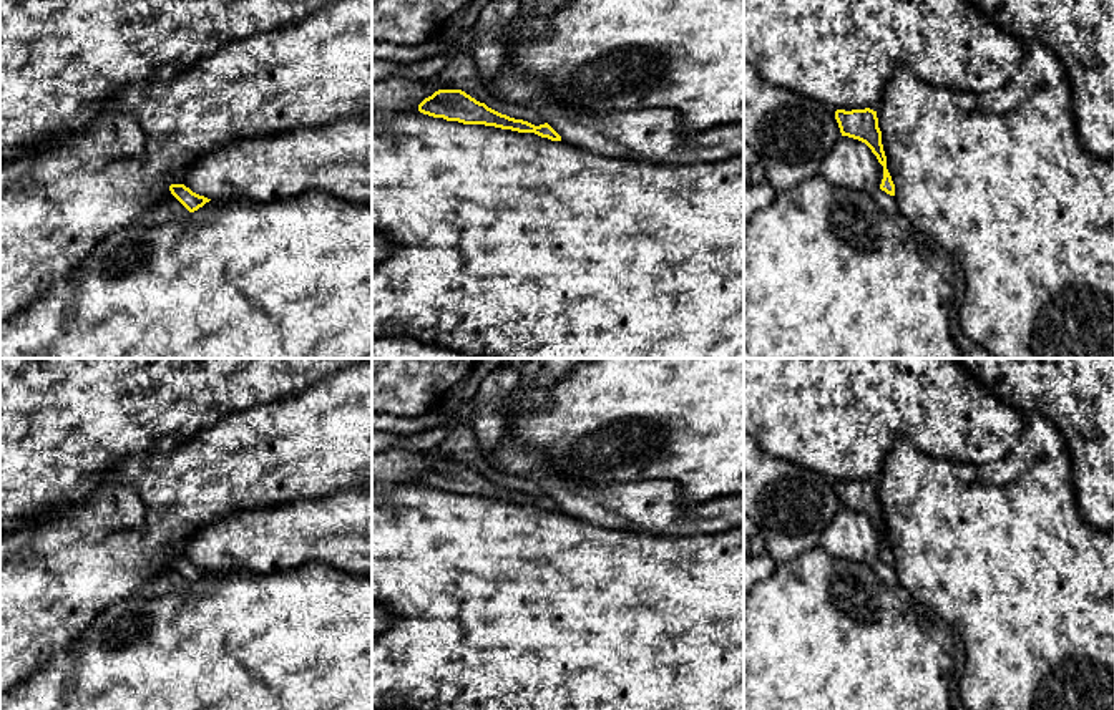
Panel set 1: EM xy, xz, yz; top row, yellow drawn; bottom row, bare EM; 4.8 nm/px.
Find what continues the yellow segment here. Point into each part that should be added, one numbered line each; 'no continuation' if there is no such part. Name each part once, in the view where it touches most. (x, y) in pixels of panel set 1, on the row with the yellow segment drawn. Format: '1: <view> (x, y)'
no continuation

